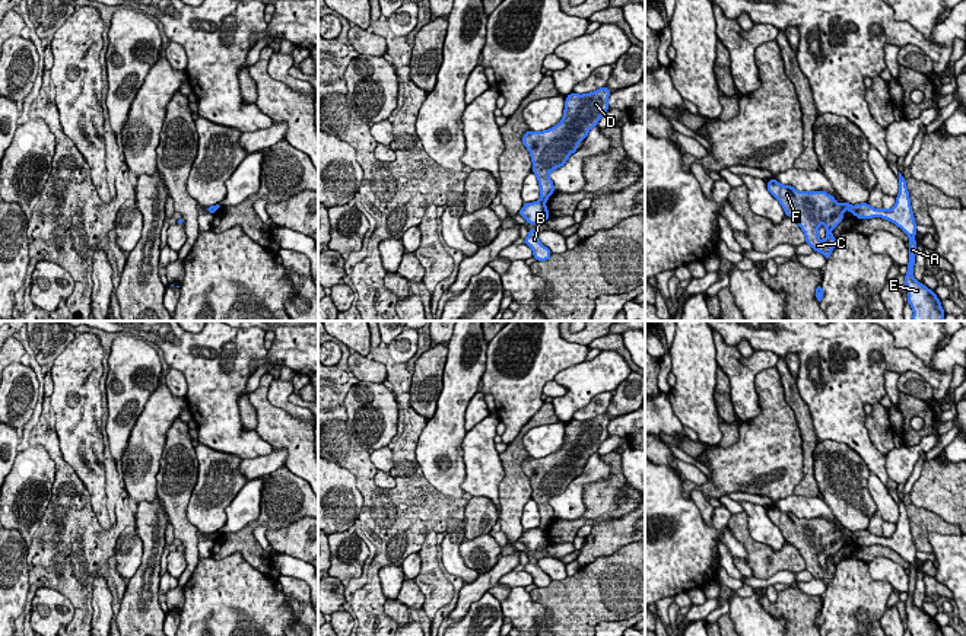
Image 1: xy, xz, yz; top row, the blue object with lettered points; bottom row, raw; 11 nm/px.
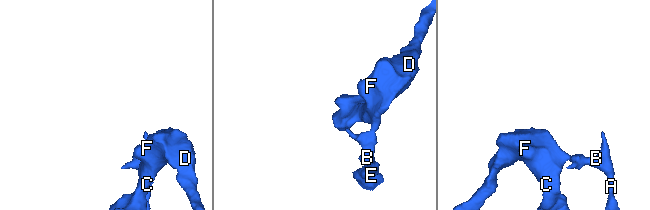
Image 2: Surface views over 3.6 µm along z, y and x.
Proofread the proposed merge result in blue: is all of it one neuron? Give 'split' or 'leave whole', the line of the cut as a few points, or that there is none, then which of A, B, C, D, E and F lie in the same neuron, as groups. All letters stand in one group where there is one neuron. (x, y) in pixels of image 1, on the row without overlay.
split; cut in xz along (539, 527), (545, 530); A B E / C D F

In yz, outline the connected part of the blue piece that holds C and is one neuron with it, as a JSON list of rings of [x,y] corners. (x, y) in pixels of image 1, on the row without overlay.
[[[776,505],[768,508],[766,512],[781,530],[785,541],[800,551],[805,570],[829,586],[836,570],[832,556],[842,548],[843,538],[852,537],[852,532],[846,528],[838,531],[835,524],[826,518],[797,518],[791,512],[779,511]]]

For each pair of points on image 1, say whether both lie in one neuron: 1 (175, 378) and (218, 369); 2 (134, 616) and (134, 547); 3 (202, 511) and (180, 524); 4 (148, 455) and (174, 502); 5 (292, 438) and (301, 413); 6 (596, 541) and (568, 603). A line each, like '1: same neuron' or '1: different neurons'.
1: different neurons
2: different neurons
3: different neurons
4: different neurons
5: different neurons
6: different neurons

